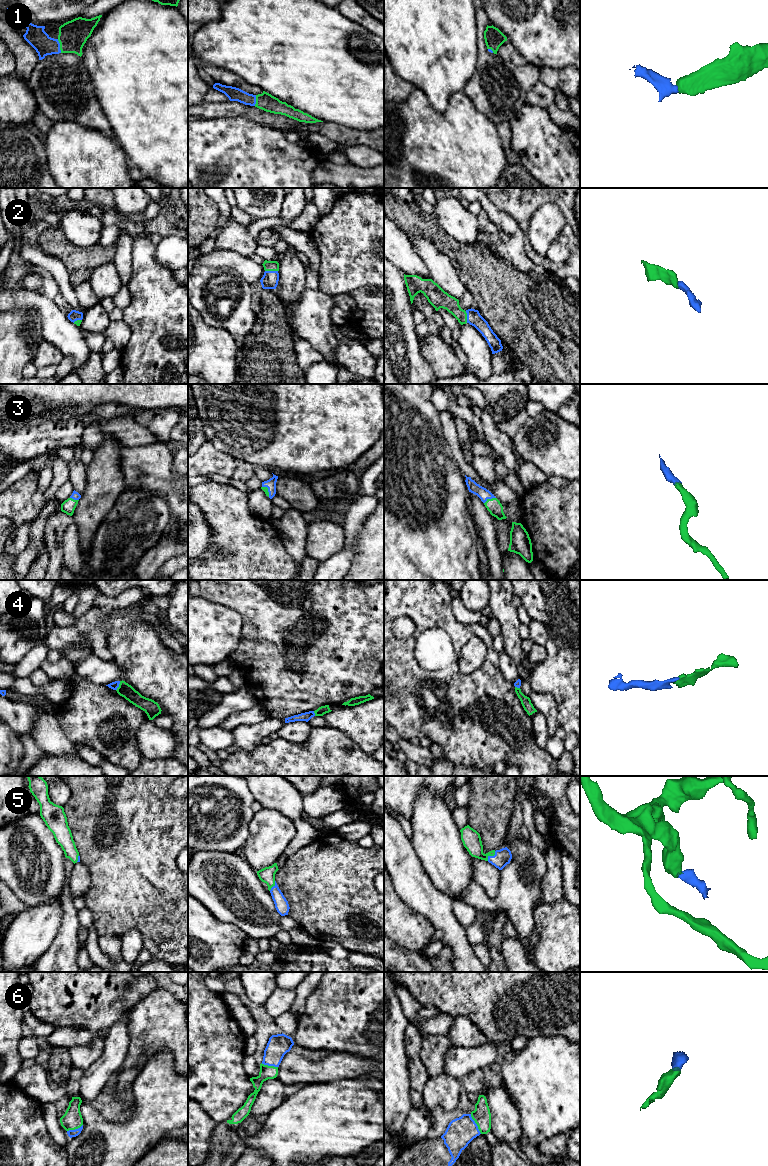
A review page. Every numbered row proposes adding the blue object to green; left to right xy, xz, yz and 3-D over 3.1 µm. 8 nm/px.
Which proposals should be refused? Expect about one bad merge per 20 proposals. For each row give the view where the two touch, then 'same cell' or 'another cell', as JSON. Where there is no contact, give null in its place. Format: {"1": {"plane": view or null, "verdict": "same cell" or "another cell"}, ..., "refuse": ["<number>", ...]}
{"1": {"plane": "xy", "verdict": "same cell"}, "2": {"plane": "xz", "verdict": "same cell"}, "3": {"plane": "yz", "verdict": "same cell"}, "4": {"plane": "xy", "verdict": "same cell"}, "5": {"plane": "yz", "verdict": "same cell"}, "6": {"plane": "yz", "verdict": "same cell"}, "refuse": []}

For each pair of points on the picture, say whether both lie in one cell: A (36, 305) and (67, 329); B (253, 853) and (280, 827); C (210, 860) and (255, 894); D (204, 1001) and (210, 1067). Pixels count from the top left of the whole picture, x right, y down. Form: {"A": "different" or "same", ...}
{"A": "same", "B": "same", "C": "same", "D": "same"}

